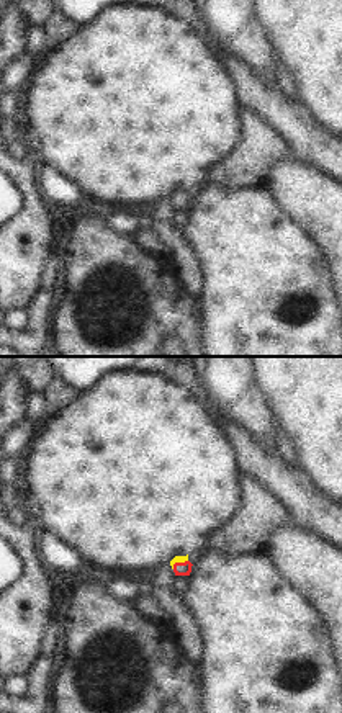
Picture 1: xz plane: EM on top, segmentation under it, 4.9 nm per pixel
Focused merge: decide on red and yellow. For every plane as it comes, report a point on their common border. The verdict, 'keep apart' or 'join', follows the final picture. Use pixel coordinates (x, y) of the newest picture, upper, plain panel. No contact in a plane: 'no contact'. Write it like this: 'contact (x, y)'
contact (179, 197)

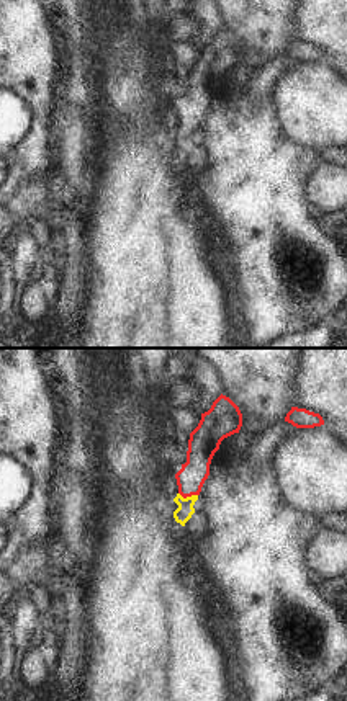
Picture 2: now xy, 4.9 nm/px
contact (189, 129)

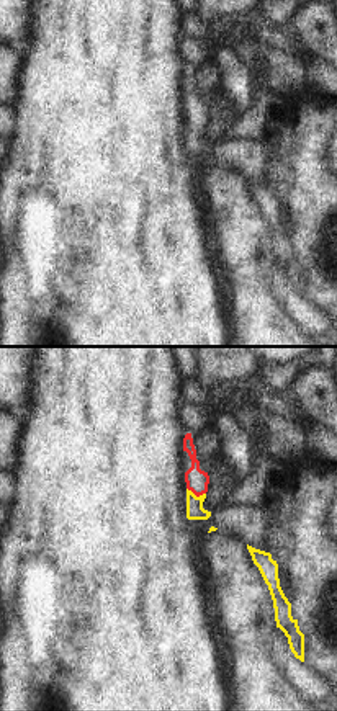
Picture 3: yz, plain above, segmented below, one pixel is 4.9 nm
contact (197, 129)

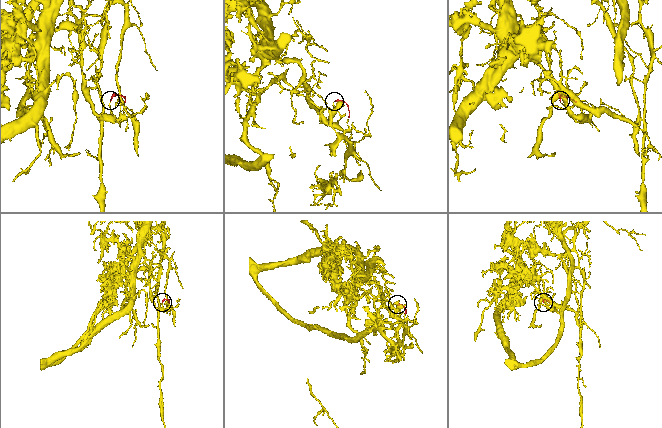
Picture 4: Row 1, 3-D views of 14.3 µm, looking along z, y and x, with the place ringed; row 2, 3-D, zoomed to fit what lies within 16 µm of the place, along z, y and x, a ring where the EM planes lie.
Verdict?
join

